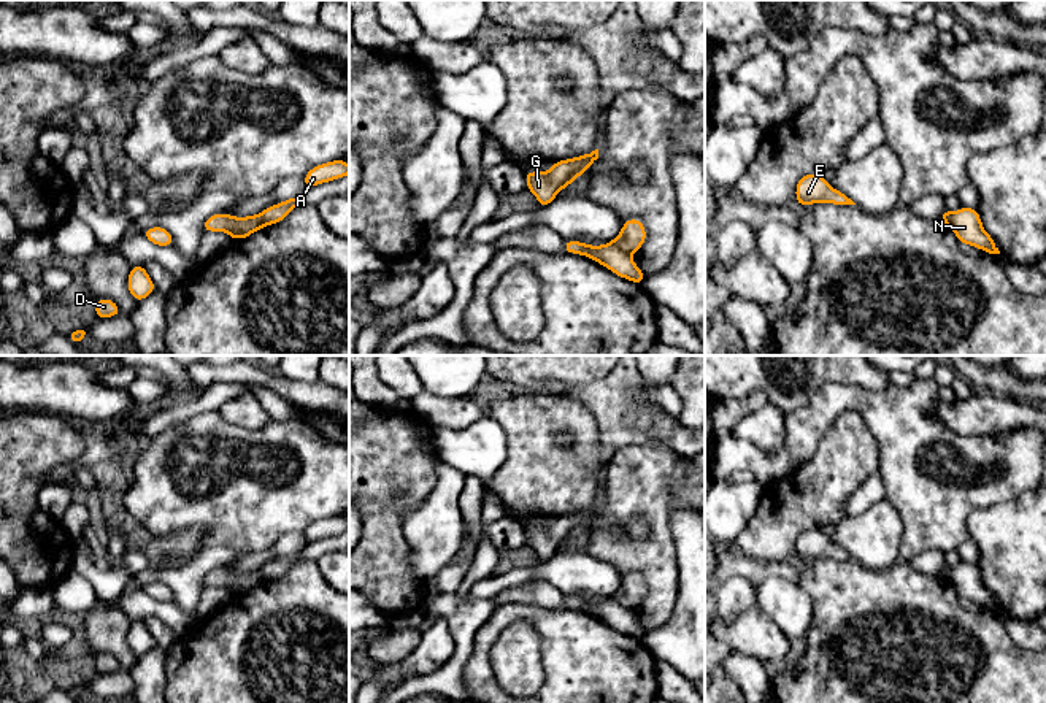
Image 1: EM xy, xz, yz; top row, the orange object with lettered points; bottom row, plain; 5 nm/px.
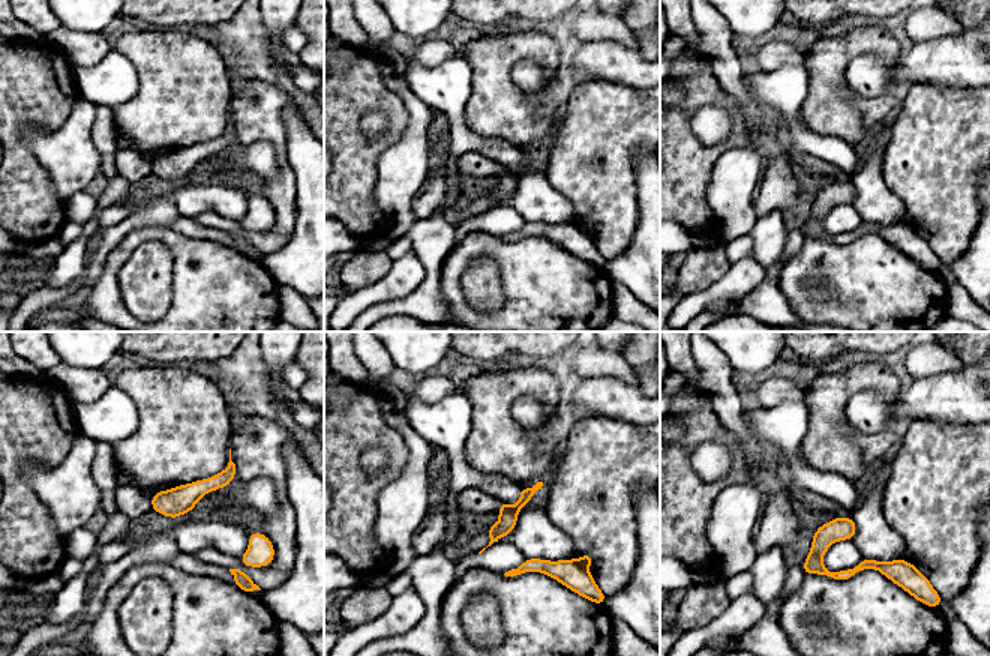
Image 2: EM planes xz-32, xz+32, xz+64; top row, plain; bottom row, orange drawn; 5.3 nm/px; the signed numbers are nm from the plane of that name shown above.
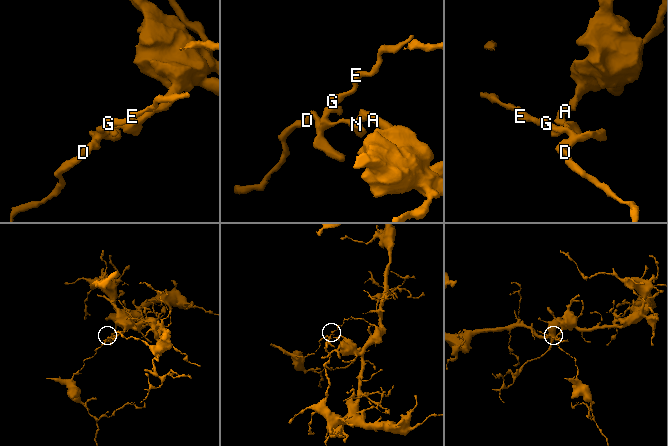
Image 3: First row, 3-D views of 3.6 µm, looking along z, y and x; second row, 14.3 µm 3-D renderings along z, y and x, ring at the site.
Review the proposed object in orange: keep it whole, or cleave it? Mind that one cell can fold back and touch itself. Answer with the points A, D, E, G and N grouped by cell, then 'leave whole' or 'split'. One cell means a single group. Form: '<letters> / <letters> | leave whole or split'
A / D E G N | split

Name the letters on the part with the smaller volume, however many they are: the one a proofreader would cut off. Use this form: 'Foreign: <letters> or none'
Foreign: D, E, G, N

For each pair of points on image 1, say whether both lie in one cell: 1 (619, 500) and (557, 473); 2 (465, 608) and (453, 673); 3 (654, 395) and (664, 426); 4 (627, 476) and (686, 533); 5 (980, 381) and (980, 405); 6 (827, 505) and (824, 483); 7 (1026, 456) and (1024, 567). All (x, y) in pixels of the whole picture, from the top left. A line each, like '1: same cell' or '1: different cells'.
1: different cells
2: same cell
3: different cells
4: different cells
5: different cells
6: same cell
7: different cells

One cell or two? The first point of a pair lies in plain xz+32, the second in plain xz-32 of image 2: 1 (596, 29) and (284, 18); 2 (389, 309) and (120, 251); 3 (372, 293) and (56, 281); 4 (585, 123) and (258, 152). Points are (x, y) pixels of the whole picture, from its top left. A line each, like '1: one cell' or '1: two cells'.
1: two cells
2: two cells
3: one cell
4: two cells

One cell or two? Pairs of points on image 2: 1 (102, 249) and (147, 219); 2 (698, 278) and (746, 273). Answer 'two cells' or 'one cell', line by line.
1: one cell
2: two cells

